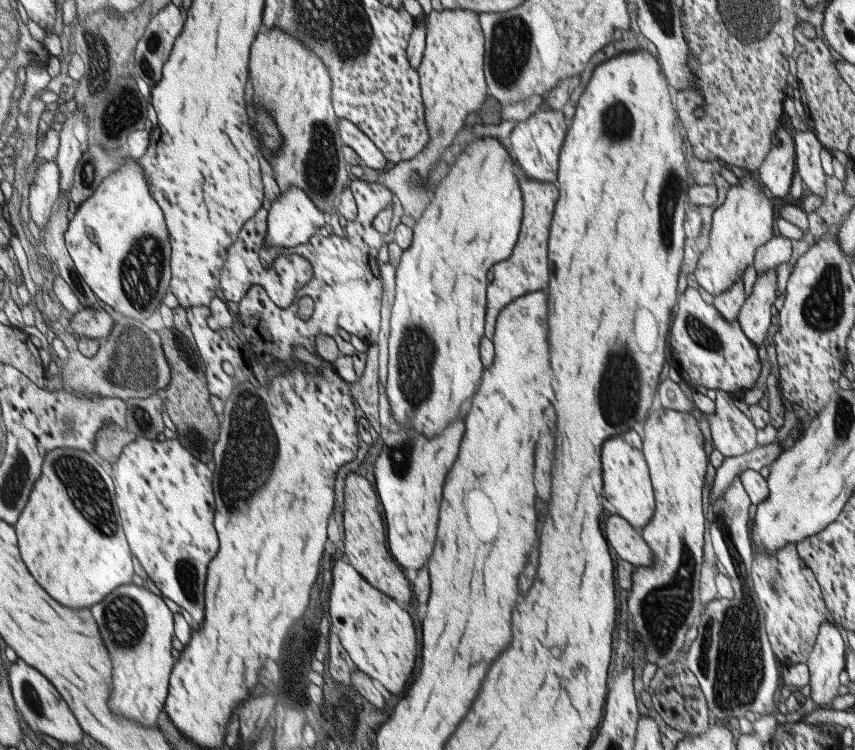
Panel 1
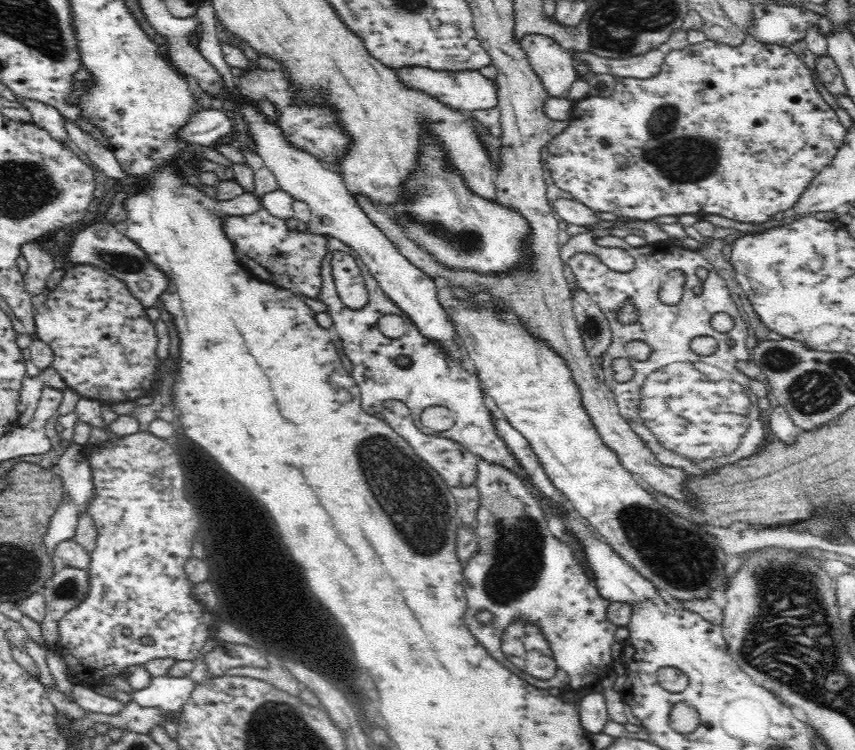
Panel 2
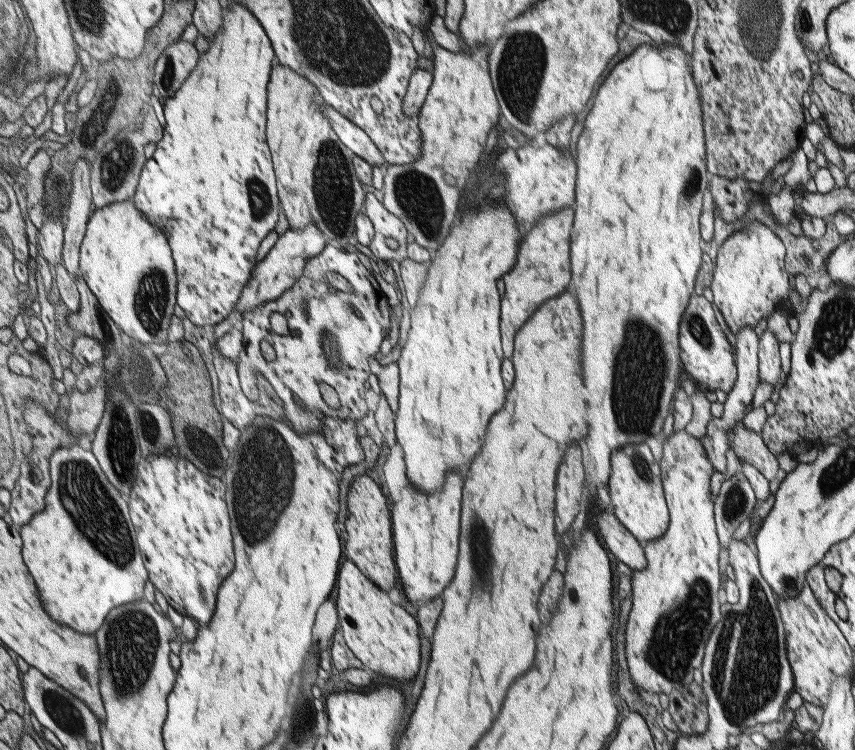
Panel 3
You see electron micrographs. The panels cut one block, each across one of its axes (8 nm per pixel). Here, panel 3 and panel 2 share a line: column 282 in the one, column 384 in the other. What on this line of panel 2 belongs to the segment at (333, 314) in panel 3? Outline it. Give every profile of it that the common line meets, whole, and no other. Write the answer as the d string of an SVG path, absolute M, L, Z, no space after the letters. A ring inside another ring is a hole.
M332 236L326 238L326 252L320 260L320 292L319 299L327 304L327 313L332 319L330 326L337 339L342 340L344 352L350 360L350 374L356 381L360 404L372 414L378 415L380 400L384 398L398 398L404 402L415 421L419 419L419 413L431 405L446 406L452 410L456 423L444 430L444 437L453 439L462 444L470 453L480 455L484 459L500 463L508 468L515 468L512 456L509 456L504 444L496 437L490 423L490 409L484 405L480 397L480 380L465 365L456 365L452 359L448 359L444 353L440 353L436 347L432 347L426 338L422 337L415 328L408 328L400 338L388 338L380 333L377 328L378 318L383 314L401 314L400 309L391 303L384 293L378 290L376 281L368 267L362 262L358 253L345 242ZM343 250L351 254L358 265L358 273L362 275L364 287L366 287L366 302L360 308L350 308L342 304L338 299L332 275L330 275L330 252ZM392 354L408 354L410 366L398 368L390 362Z

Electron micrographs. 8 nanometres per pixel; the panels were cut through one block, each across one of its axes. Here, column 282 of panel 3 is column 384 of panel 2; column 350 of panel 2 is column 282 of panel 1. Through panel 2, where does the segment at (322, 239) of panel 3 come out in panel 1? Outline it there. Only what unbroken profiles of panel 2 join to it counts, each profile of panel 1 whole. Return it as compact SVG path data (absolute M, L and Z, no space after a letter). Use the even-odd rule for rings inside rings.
M297 186L292 187L288 192L282 191L281 197L274 201L268 215L269 233L265 246L294 248L301 244L308 244L328 223L328 215L305 190Z

